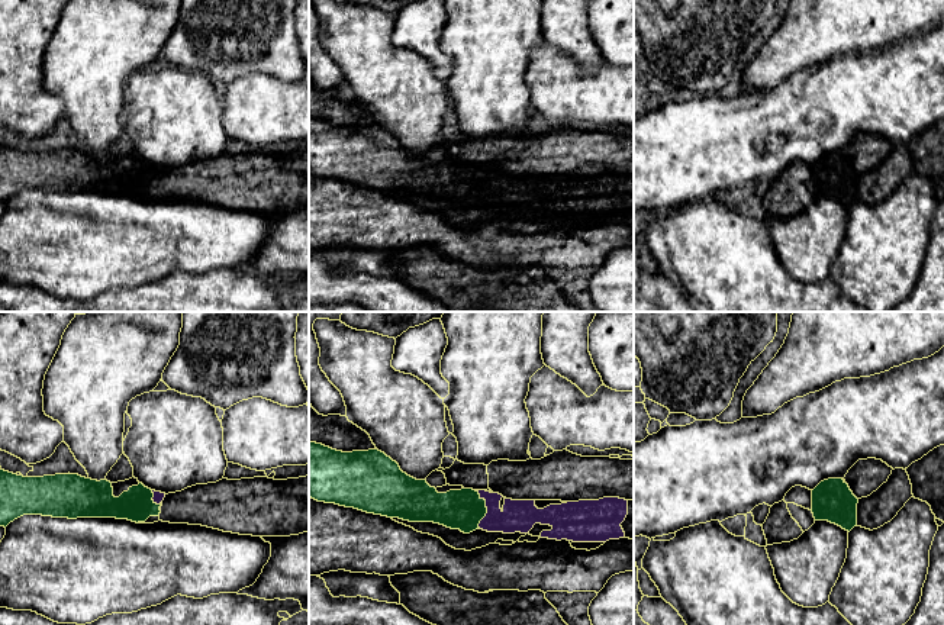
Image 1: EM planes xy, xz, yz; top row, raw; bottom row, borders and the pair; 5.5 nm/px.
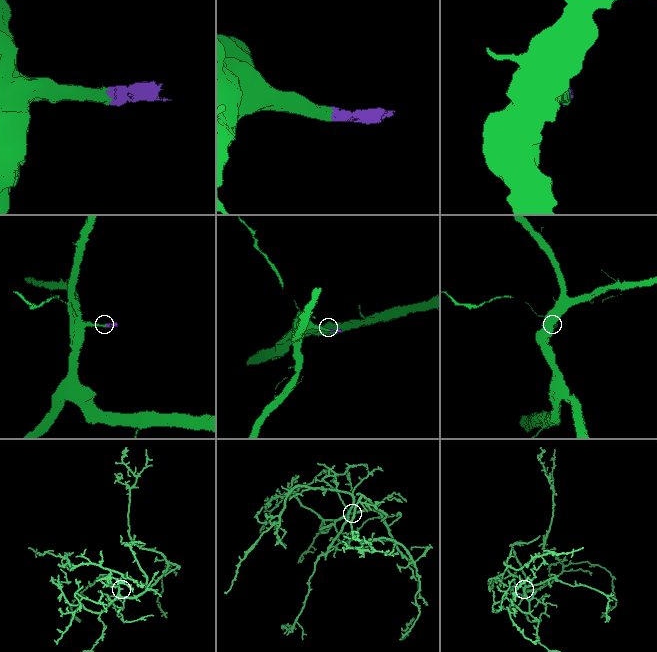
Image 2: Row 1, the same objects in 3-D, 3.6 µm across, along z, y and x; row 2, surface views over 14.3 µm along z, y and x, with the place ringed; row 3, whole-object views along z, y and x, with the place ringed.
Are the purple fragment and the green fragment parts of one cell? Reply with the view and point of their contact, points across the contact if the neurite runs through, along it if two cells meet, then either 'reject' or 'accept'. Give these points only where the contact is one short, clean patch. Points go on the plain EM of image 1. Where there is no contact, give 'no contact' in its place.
contact xz (487, 184); way xz (518, 190), (493, 190), (487, 184), (463, 184); accept

